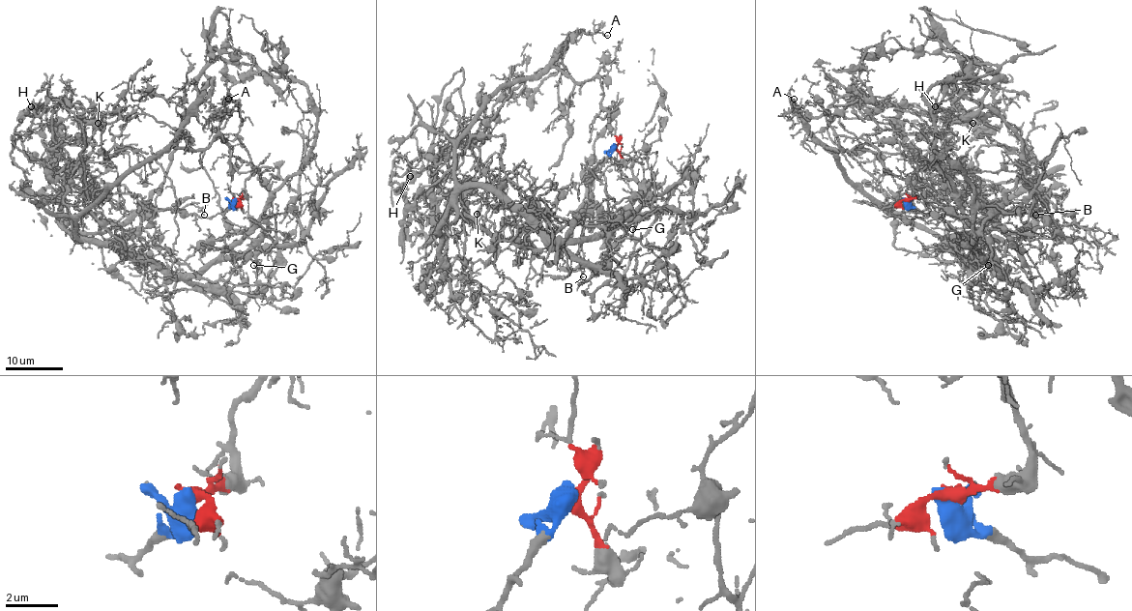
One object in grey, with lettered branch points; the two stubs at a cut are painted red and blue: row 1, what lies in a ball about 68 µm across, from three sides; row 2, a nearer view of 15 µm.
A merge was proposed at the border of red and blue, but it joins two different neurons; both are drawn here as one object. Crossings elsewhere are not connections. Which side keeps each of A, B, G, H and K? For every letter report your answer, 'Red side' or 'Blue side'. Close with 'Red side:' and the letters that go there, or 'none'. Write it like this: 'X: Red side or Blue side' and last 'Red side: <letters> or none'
A: Red side
B: Blue side
G: Red side
H: Blue side
K: Blue side
Red side: A, G

